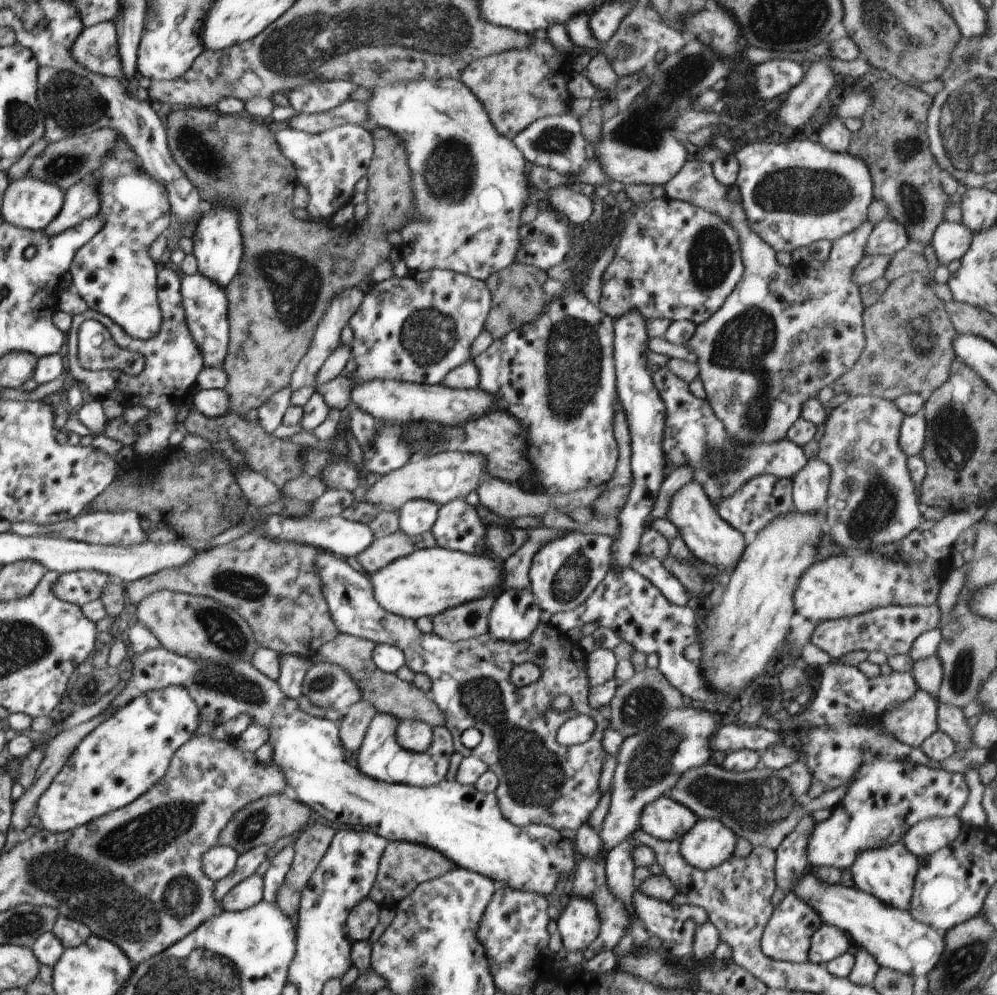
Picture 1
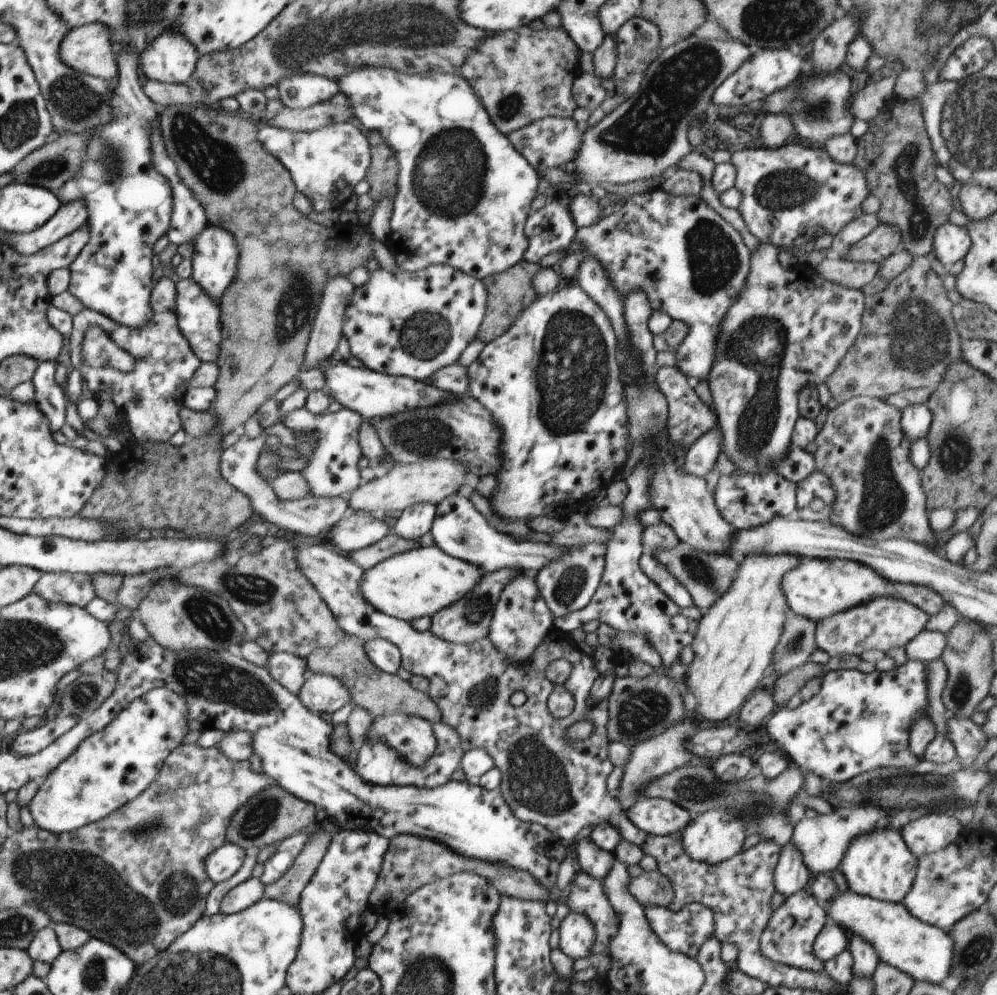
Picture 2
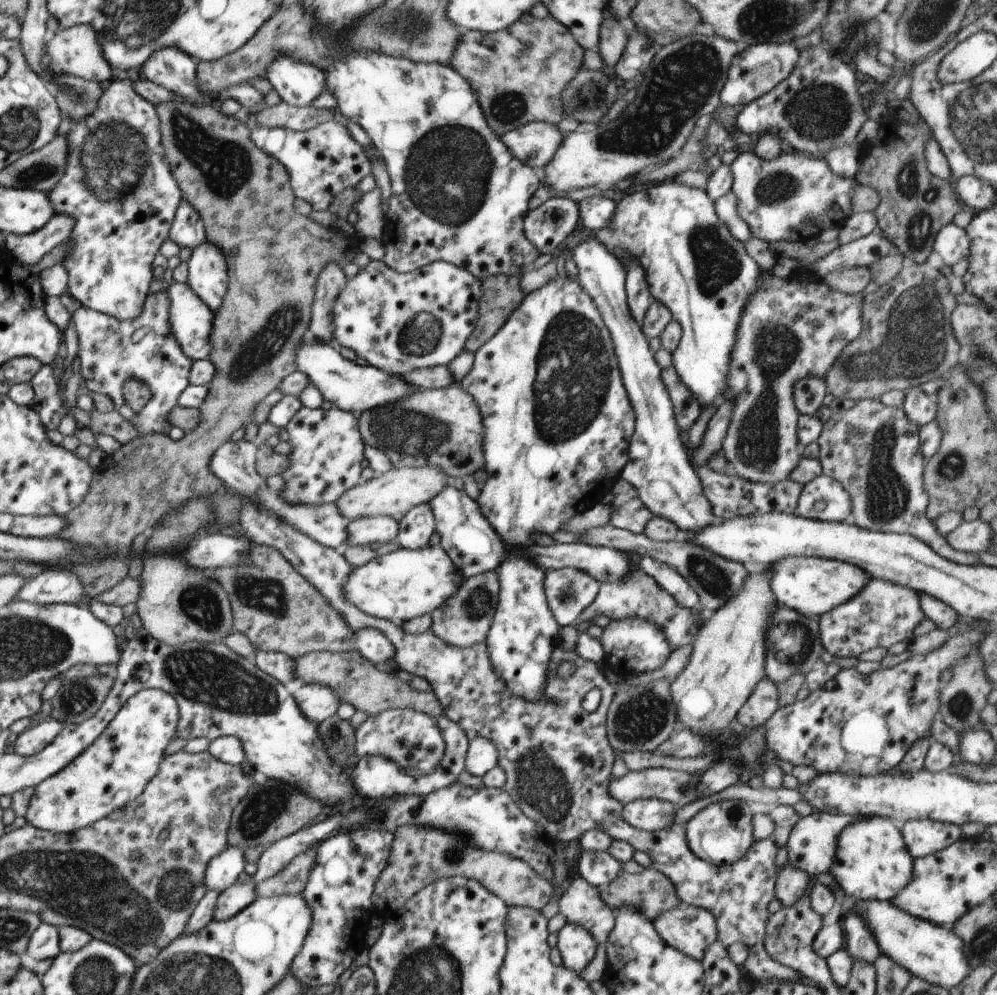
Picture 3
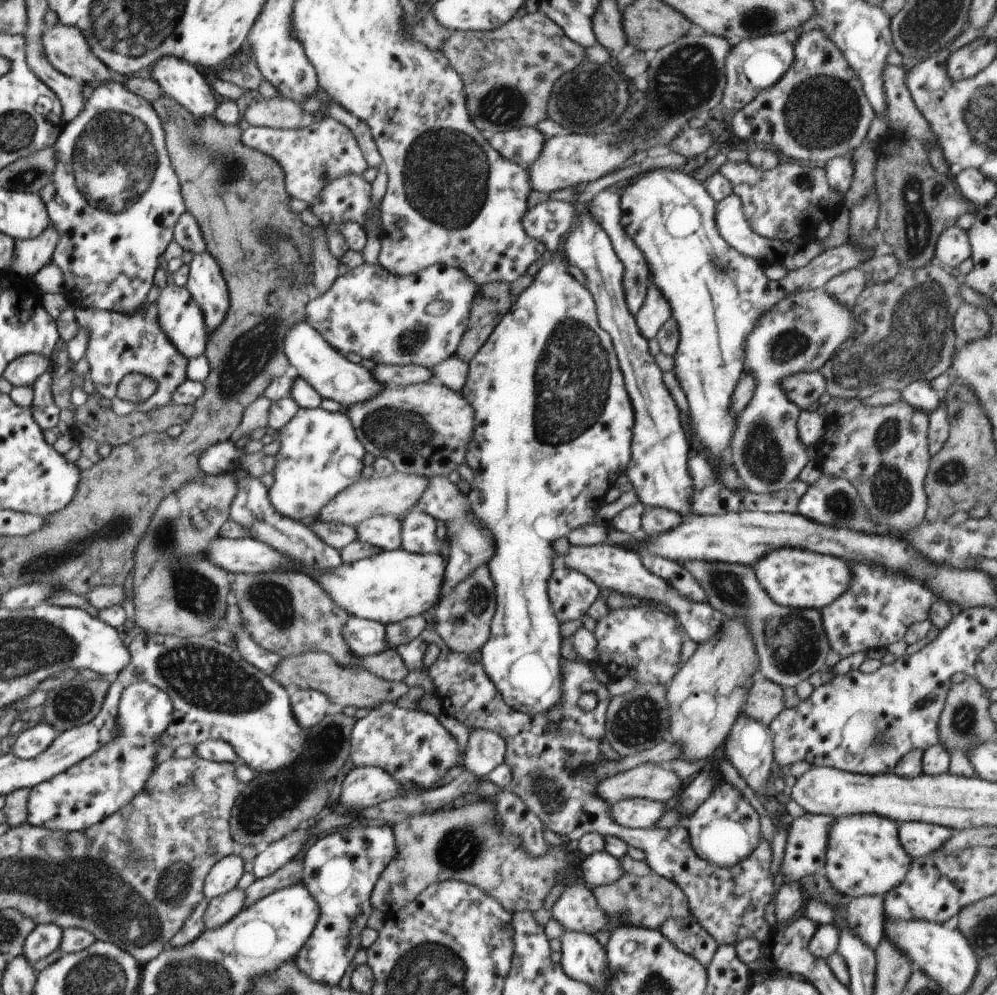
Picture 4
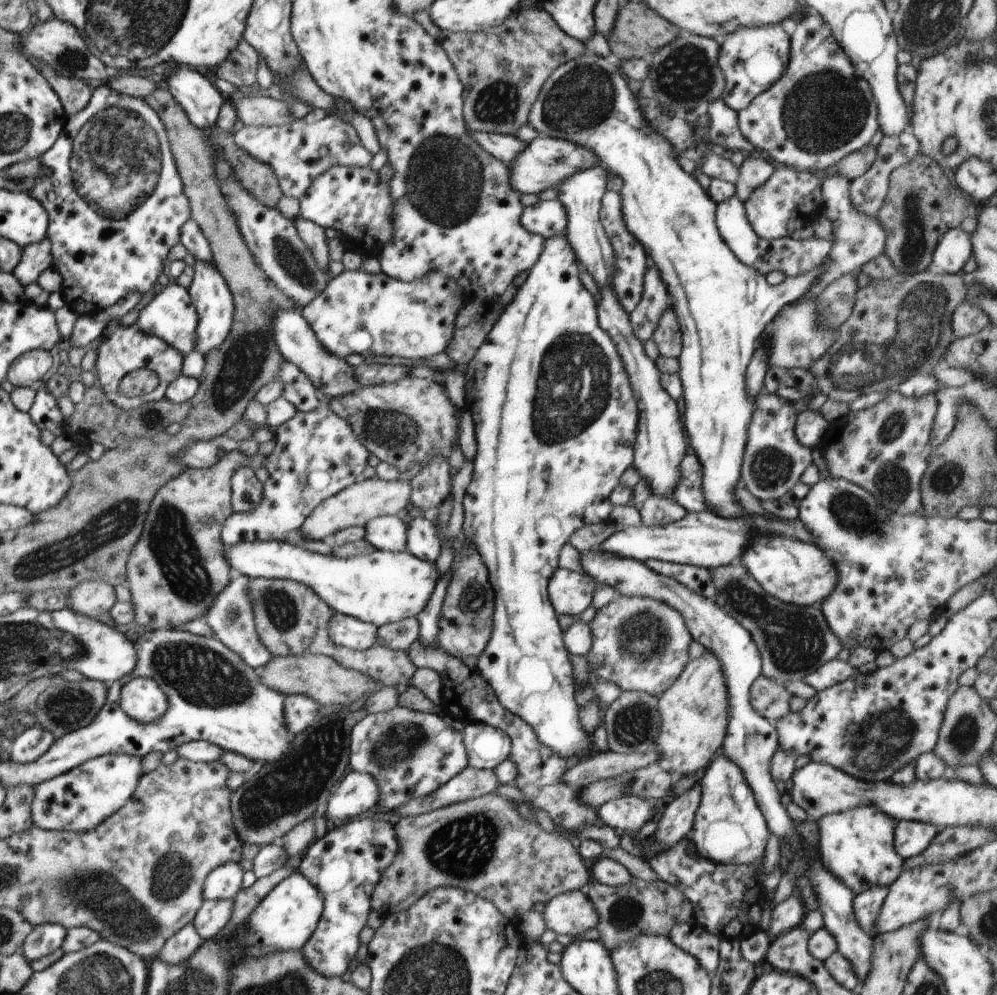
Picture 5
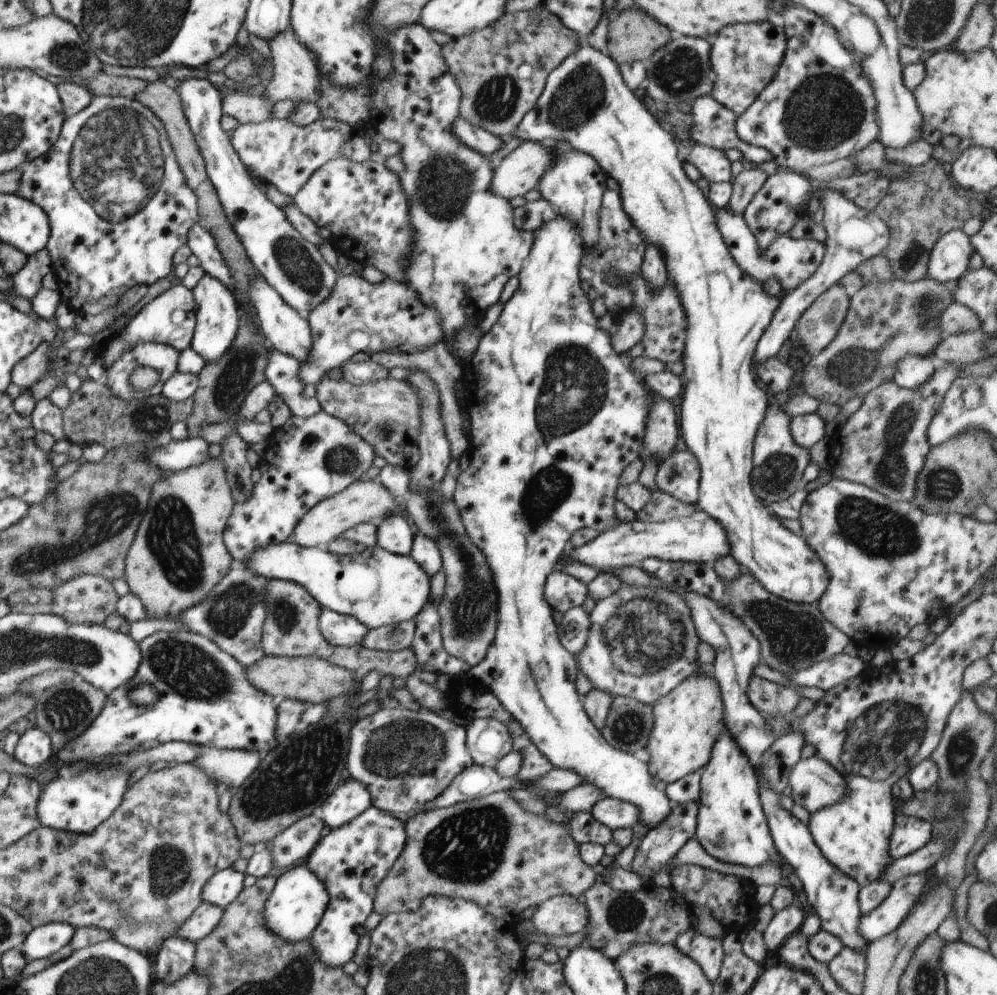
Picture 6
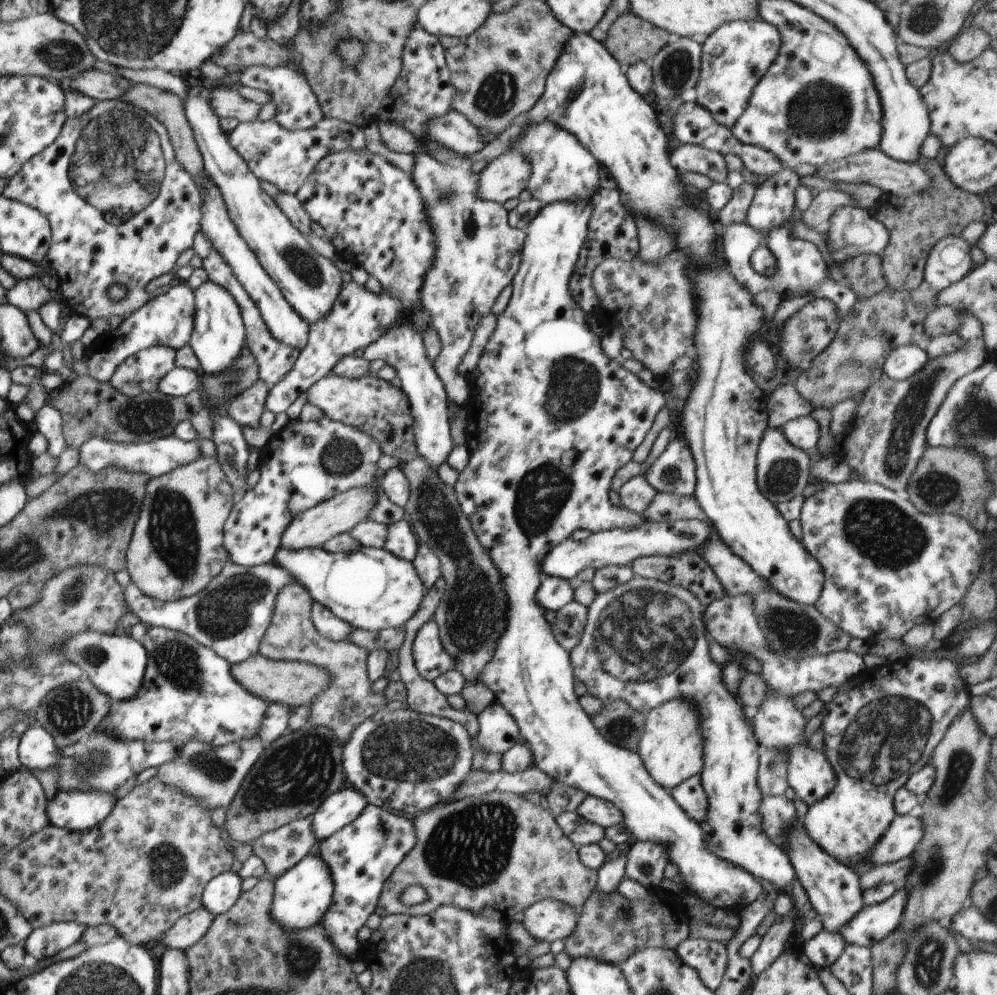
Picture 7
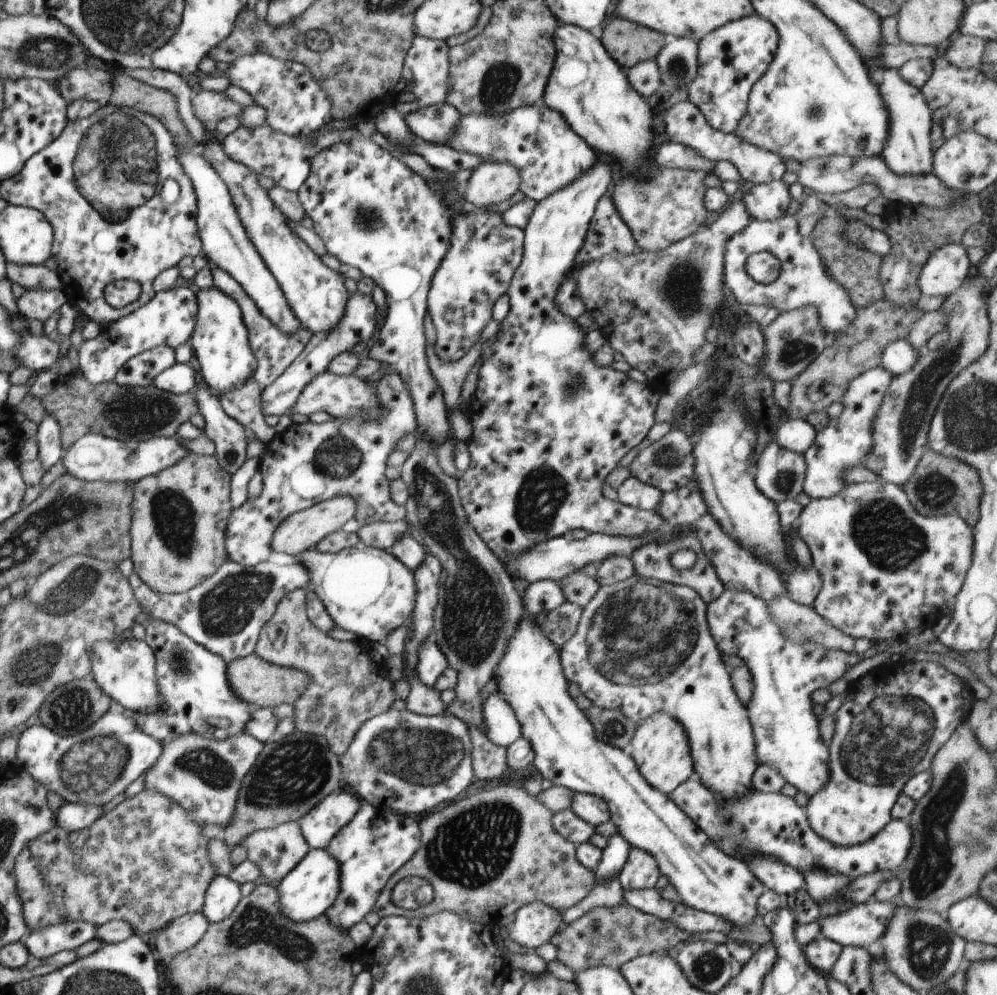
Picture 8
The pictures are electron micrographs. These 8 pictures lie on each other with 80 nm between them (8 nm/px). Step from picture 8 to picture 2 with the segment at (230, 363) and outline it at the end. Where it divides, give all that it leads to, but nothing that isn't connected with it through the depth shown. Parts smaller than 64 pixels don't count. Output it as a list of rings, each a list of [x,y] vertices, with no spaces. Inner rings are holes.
[[[208,223],[200,231],[200,234],[194,240],[194,252],[192,254],[193,273],[191,278],[203,291],[220,302],[221,296],[233,282],[237,275],[238,247],[233,232],[227,231],[220,225]]]

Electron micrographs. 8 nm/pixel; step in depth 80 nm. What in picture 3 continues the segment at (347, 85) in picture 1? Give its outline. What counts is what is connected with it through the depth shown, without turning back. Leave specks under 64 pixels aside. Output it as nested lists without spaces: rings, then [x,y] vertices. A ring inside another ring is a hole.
[[[279,56],[267,68],[266,78],[285,103],[305,107],[327,90],[325,72],[304,61]]]

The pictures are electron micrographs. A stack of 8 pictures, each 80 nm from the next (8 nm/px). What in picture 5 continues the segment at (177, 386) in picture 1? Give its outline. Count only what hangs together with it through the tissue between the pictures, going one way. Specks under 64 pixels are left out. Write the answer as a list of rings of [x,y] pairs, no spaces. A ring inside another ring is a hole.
[[[119,319],[110,320],[101,333],[101,340],[97,347],[96,371],[100,388],[106,396],[122,410],[132,410],[137,406],[149,402],[158,402],[165,398],[166,389],[181,375],[184,355],[173,346],[166,344],[165,340],[156,335],[144,332],[136,323],[130,326],[119,325]],[[148,368],[154,370],[159,378],[157,388],[142,397],[124,397],[118,393],[118,383],[128,372]]]

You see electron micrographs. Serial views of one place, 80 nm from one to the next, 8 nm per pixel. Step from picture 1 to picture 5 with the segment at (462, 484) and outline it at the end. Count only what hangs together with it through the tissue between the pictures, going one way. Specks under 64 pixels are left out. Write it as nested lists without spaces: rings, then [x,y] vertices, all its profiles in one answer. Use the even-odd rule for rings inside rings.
[[[377,475],[367,479],[361,478],[338,494],[321,502],[302,523],[300,530],[305,537],[322,541],[326,536],[345,528],[364,527],[374,517],[400,516],[401,513],[411,508],[412,491],[413,488],[407,475],[389,481],[381,479]]]

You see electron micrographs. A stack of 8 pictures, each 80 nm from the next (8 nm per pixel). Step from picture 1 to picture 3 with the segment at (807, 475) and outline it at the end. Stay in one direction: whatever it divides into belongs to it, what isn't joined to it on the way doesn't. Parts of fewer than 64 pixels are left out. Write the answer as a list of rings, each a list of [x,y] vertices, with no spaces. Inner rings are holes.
[[[820,474],[804,485],[794,513],[817,521],[849,522],[851,500],[837,480]],[[816,502],[826,502],[826,508],[816,510]]]

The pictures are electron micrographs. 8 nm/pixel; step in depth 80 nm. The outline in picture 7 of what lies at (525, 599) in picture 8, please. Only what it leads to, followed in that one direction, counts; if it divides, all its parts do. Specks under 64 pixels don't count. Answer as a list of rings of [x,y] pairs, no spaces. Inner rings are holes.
[[[541,576],[541,583],[537,590],[537,601],[545,610],[559,611],[568,603],[574,601],[574,580],[566,580],[557,576]]]

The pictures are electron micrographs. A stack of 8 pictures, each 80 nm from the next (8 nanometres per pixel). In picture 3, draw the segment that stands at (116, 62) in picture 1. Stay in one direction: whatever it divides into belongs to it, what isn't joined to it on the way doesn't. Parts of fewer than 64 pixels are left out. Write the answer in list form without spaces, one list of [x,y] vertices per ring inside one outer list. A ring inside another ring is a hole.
[[[91,24],[59,28],[55,34],[49,35],[46,52],[49,56],[49,66],[58,73],[64,71],[66,74],[96,81],[104,86],[111,81],[112,66],[107,62],[97,39],[97,30]]]

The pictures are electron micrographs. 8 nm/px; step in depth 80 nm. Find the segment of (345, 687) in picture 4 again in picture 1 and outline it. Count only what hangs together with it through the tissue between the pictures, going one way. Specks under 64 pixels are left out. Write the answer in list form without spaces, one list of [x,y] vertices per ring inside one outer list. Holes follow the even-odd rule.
[[[338,633],[335,639],[324,643],[321,650],[311,657],[314,661],[326,661],[344,667],[351,677],[361,686],[363,698],[376,707],[378,713],[390,713],[400,721],[419,720],[433,728],[445,726],[446,715],[429,694],[403,681],[396,673],[382,672],[373,662],[373,650],[377,643],[370,639]]]

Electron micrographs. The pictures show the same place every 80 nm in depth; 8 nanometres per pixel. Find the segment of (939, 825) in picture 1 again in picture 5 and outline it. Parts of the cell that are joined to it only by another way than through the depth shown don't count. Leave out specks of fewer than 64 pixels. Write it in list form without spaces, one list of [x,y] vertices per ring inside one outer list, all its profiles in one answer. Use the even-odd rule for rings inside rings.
[[[899,820],[895,826],[896,852],[909,859],[922,854],[937,835],[937,828],[930,823]]]

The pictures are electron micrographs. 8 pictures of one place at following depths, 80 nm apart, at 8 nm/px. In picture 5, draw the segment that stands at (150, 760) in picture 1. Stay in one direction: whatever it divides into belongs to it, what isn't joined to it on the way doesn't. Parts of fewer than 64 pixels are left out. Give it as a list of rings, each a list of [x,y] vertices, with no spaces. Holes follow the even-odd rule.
[[[133,677],[121,688],[120,708],[132,720],[147,725],[161,719],[169,700],[158,683],[150,677]],[[105,754],[35,786],[31,802],[33,824],[51,831],[86,832],[118,812],[134,794],[142,778],[140,755]]]

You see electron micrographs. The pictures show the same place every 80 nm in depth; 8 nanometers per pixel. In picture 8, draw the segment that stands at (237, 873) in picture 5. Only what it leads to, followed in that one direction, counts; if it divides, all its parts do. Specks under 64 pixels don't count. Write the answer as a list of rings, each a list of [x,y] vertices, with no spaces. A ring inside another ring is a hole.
[[[217,874],[206,889],[202,911],[215,923],[229,917],[241,898],[240,885],[228,875]]]

